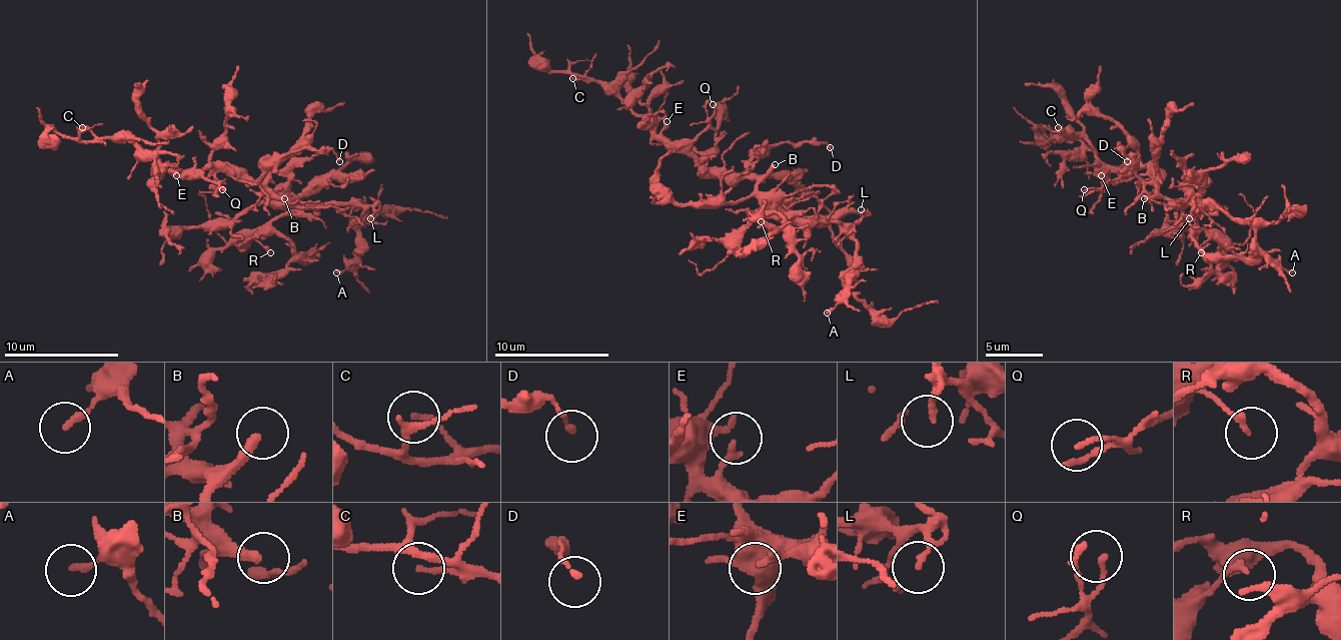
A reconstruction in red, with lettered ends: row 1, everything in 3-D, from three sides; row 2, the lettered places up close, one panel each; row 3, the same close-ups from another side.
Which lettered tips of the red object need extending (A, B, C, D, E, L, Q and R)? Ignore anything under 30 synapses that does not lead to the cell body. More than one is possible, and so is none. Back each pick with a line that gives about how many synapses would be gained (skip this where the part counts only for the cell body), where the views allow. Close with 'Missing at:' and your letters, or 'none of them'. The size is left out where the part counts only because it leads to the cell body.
Missing at: B

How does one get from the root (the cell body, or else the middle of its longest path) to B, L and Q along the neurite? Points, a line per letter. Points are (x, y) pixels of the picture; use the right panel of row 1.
B: (1158, 184), (1158, 189), (1144, 198)
L: (1158, 184), (1158, 189), (1172, 201), (1198, 207), (1204, 204), (1198, 204), (1189, 218)
Q: (1158, 184), (1158, 178), (1152, 172), (1144, 167), (1135, 167), (1101, 187), (1084, 189)

